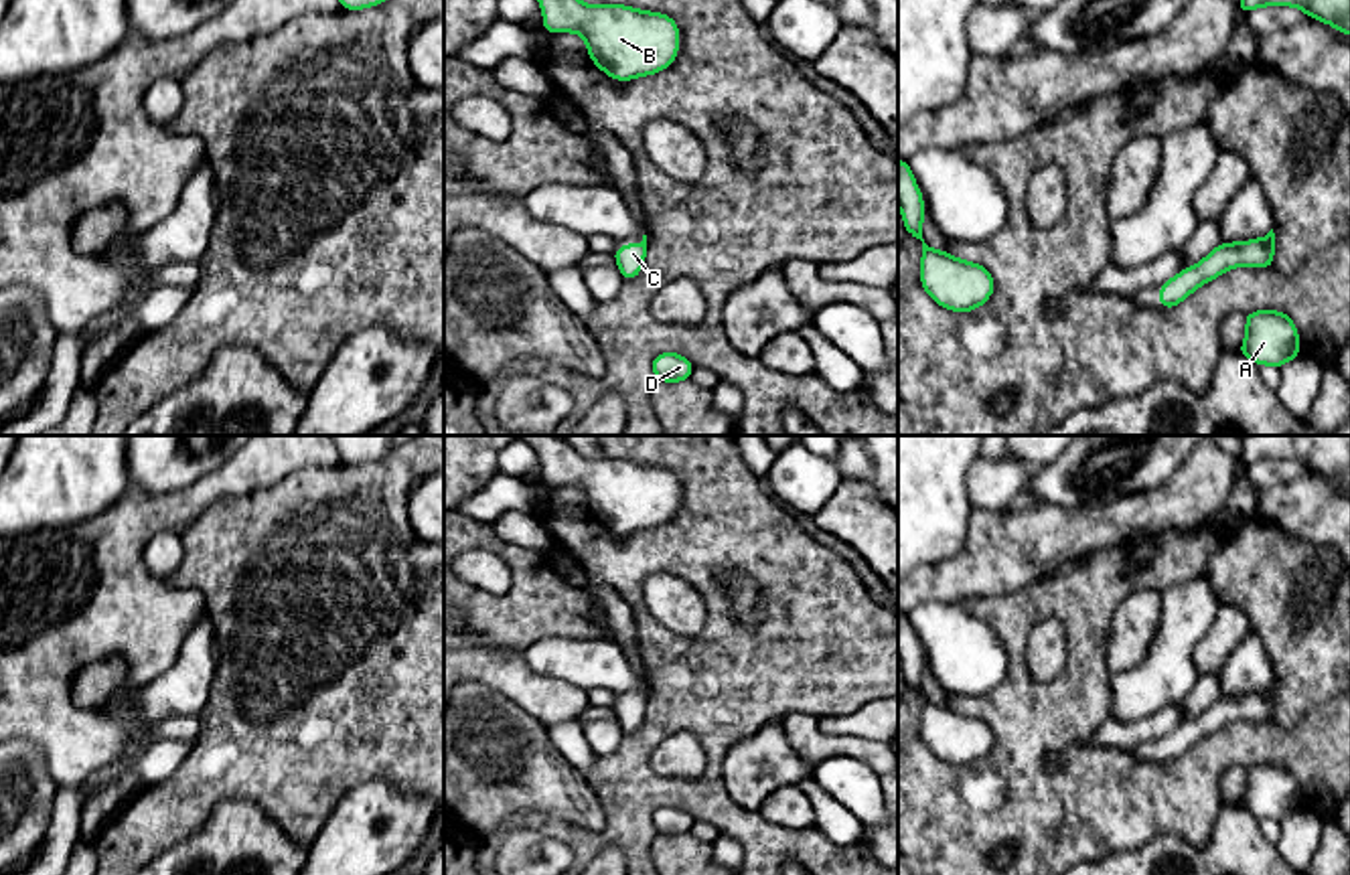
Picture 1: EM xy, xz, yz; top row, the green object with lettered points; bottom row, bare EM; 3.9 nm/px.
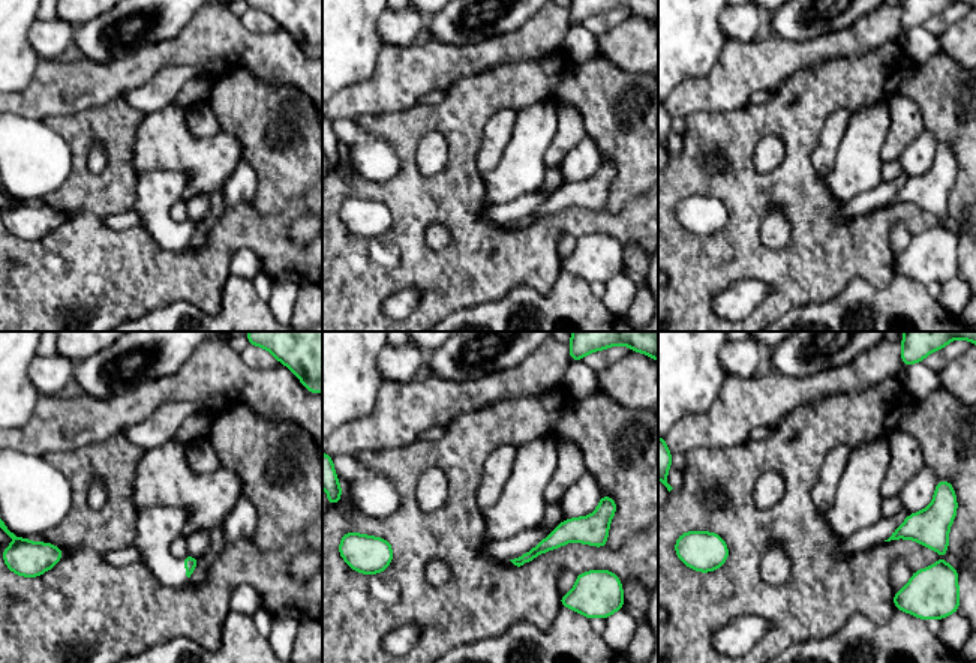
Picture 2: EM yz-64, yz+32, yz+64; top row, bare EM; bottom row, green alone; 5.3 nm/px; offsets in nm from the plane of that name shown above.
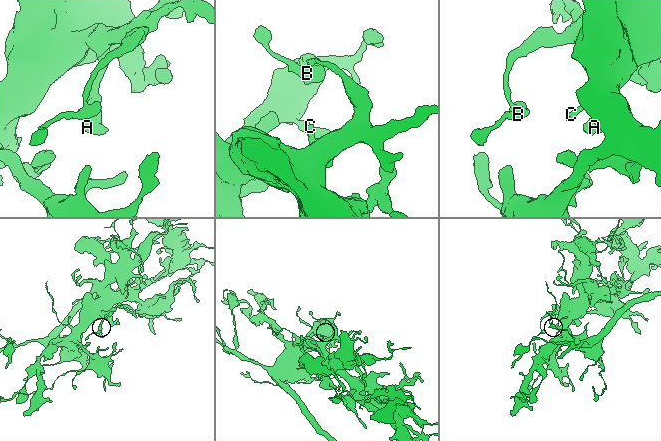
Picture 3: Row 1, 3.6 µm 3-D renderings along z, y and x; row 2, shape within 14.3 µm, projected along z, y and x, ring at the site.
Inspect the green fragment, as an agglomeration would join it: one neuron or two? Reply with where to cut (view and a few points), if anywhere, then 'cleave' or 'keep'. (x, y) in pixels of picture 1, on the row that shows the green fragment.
no cut | keep

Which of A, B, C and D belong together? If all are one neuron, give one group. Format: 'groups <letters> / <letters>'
groups A B C D

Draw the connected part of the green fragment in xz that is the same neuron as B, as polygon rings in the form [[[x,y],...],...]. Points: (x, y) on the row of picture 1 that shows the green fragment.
[[[582,0],[539,4],[545,34],[582,34],[588,57],[616,81],[661,73],[679,53],[679,26],[667,14],[622,4],[588,6]]]

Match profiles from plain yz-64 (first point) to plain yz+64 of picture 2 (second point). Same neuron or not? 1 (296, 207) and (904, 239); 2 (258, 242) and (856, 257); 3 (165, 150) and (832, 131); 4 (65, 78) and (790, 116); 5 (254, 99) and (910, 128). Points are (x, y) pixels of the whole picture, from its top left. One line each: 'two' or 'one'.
1: two
2: one
3: one
4: two
5: two

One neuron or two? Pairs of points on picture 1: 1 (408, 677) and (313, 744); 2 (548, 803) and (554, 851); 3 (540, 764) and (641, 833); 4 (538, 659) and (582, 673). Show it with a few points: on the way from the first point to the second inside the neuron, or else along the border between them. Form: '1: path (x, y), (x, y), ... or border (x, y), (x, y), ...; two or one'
1: path (384, 687), (359, 697), (337, 720); one
2: border (534, 821), (513, 821), (499, 833); two
3: border (582, 774), (603, 809), (607, 825); two
4: path (548, 659), (568, 659), (572, 663); one

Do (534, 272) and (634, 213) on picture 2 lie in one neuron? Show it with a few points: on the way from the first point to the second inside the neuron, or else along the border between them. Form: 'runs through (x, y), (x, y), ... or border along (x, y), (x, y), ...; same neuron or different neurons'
runs through (543, 242), (562, 222), (604, 222); same neuron

